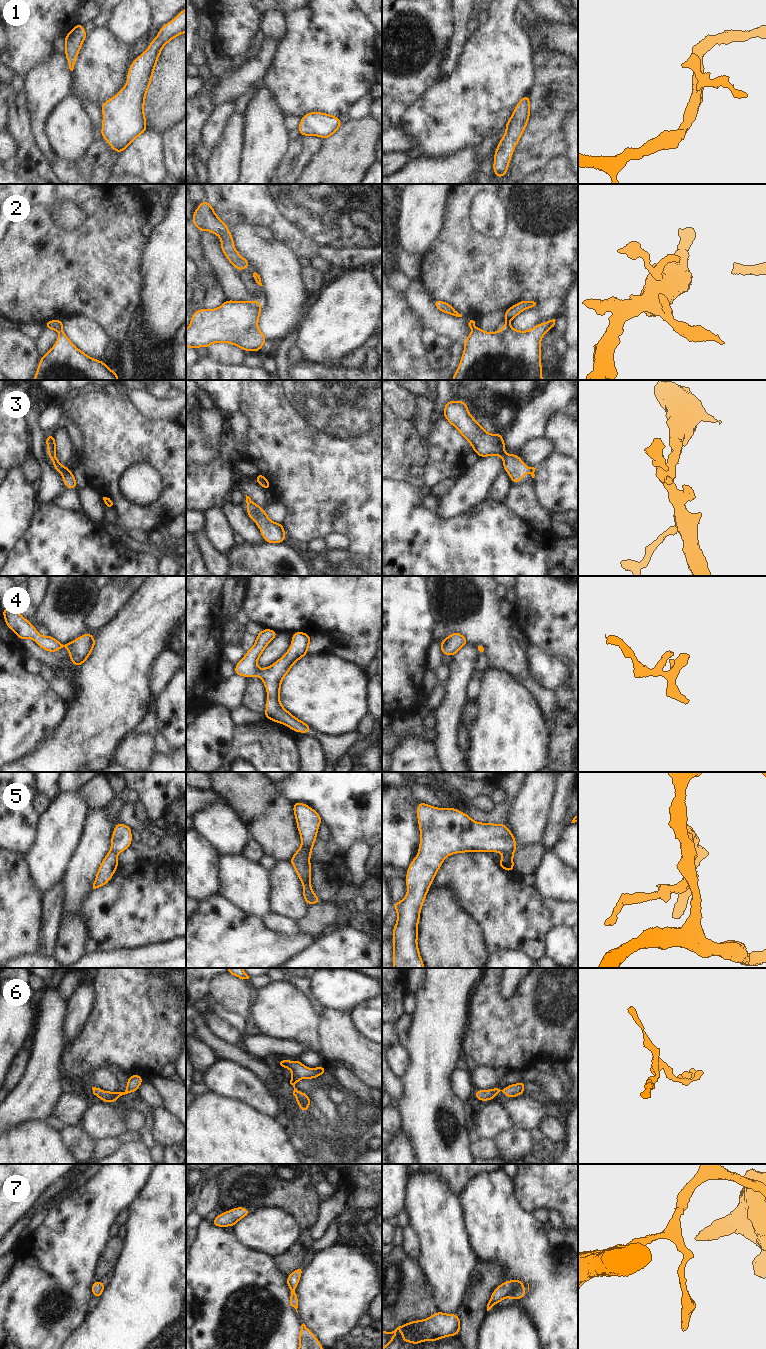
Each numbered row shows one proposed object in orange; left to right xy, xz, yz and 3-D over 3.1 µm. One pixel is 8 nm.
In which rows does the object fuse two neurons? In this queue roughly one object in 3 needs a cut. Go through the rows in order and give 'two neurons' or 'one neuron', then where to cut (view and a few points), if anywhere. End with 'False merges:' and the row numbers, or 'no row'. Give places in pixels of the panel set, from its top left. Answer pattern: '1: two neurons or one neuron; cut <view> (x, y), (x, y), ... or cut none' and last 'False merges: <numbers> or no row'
1: one neuron; cut none
2: one neuron; cut none
3: one neuron; cut none
4: one neuron; cut none
5: two neurons; cut xz (303, 884), (309, 889), (312, 902)
6: one neuron; cut none
7: one neuron; cut none
False merges: 5

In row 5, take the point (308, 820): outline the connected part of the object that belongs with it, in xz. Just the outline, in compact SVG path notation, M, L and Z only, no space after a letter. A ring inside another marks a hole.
M301 802L293 804L293 812L301 837L301 847L296 851L289 862L294 866L297 876L302 884L310 889L312 903L318 904L321 900L315 895L311 888L310 856L322 820L320 815L314 809Z

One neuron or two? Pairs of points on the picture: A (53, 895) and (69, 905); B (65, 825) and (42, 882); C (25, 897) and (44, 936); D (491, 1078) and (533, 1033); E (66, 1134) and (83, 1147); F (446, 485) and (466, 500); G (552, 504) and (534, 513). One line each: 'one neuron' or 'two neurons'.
A: two neurons
B: one neuron
C: two neurons
D: two neurons
E: one neuron
F: two neurons
G: two neurons

